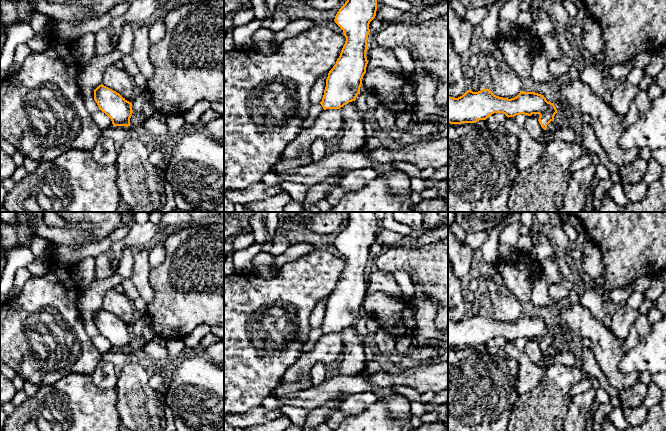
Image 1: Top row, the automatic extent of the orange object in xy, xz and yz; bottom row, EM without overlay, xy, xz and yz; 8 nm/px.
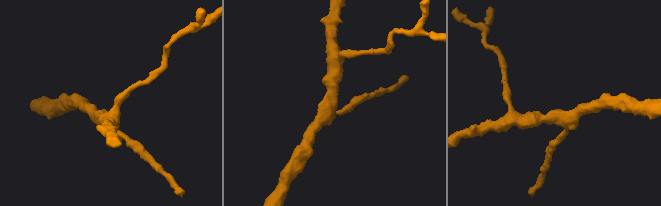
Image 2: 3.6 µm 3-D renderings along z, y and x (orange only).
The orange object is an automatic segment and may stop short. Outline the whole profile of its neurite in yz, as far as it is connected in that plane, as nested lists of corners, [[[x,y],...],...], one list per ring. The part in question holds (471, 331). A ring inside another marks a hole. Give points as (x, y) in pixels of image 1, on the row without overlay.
[[[482,313],[478,316],[468,314],[458,322],[448,320],[448,346],[450,348],[476,347],[479,344],[486,344],[494,337],[503,337],[508,342],[520,338],[528,340],[539,338],[538,345],[541,351],[546,354],[547,349],[554,345],[557,333],[554,327],[548,326],[543,319],[535,316],[522,315],[511,323],[496,320],[489,313]]]

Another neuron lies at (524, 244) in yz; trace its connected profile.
[[[520,235],[516,246],[518,250],[526,254],[531,254],[534,247],[532,239],[529,235]]]

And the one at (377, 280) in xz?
[[[368,270],[366,275],[366,281],[368,288],[366,295],[370,295],[376,291],[381,291],[387,294],[388,296],[397,298],[397,299],[406,299],[407,296],[402,293],[400,290],[394,274],[389,272],[384,272],[380,270],[370,271]]]

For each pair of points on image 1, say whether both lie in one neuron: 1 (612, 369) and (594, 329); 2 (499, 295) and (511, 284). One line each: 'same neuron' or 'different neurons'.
1: same neuron
2: different neurons

